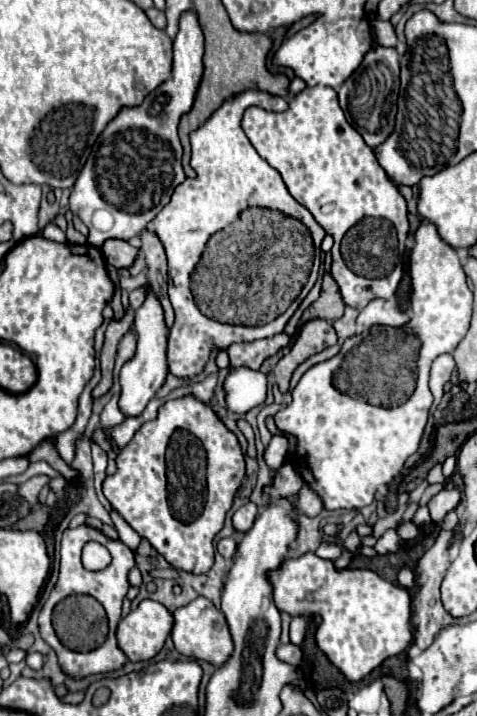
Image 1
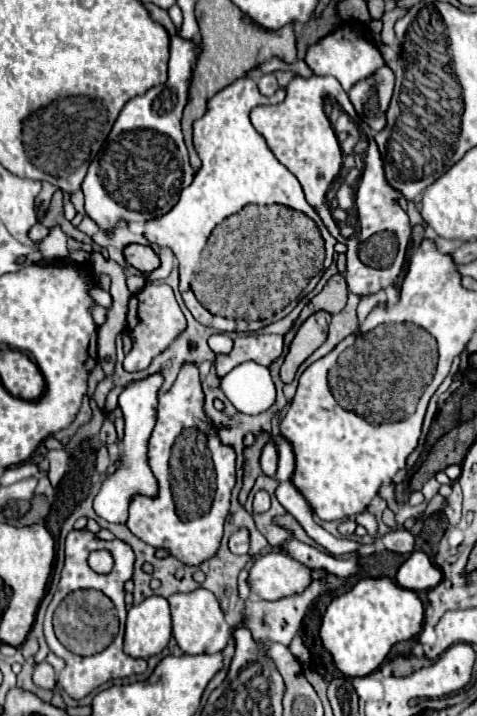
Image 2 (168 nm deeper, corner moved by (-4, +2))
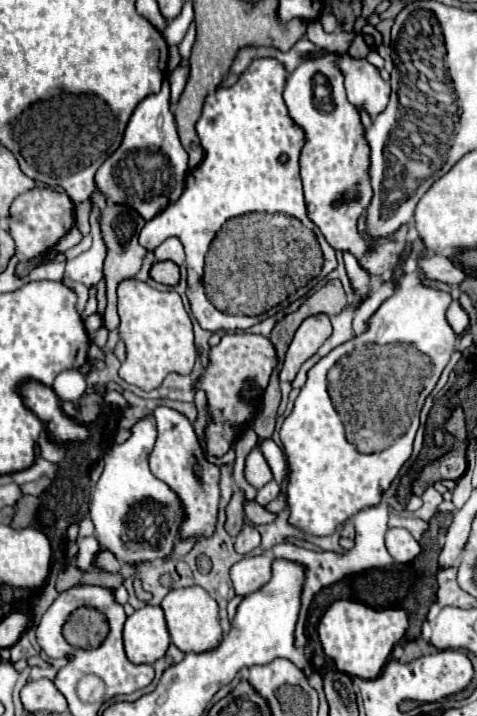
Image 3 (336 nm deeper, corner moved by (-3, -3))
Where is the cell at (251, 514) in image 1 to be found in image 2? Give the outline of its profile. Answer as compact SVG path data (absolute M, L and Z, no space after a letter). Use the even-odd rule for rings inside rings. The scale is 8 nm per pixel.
M259 491L253 499L253 513L265 513L269 507L271 507L269 495L265 491Z

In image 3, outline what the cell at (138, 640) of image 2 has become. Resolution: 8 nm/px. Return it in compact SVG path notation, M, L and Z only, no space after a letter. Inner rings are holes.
M144 606L126 618L124 648L132 664L154 664L168 646L170 634L160 606Z

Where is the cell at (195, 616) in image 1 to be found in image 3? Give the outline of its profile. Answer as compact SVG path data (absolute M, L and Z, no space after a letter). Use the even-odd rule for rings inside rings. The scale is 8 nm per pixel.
M190 586L172 590L164 596L160 608L164 610L170 638L182 652L206 652L220 644L224 632L218 622L218 604L204 588Z

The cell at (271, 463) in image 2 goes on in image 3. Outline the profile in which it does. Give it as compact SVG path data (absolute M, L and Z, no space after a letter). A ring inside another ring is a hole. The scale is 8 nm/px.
M254 448L248 456L246 456L246 466L244 466L244 476L246 480L254 486L254 488L262 488L264 484L268 484L272 480L272 472L268 468L268 462L264 460L262 452L258 448Z

